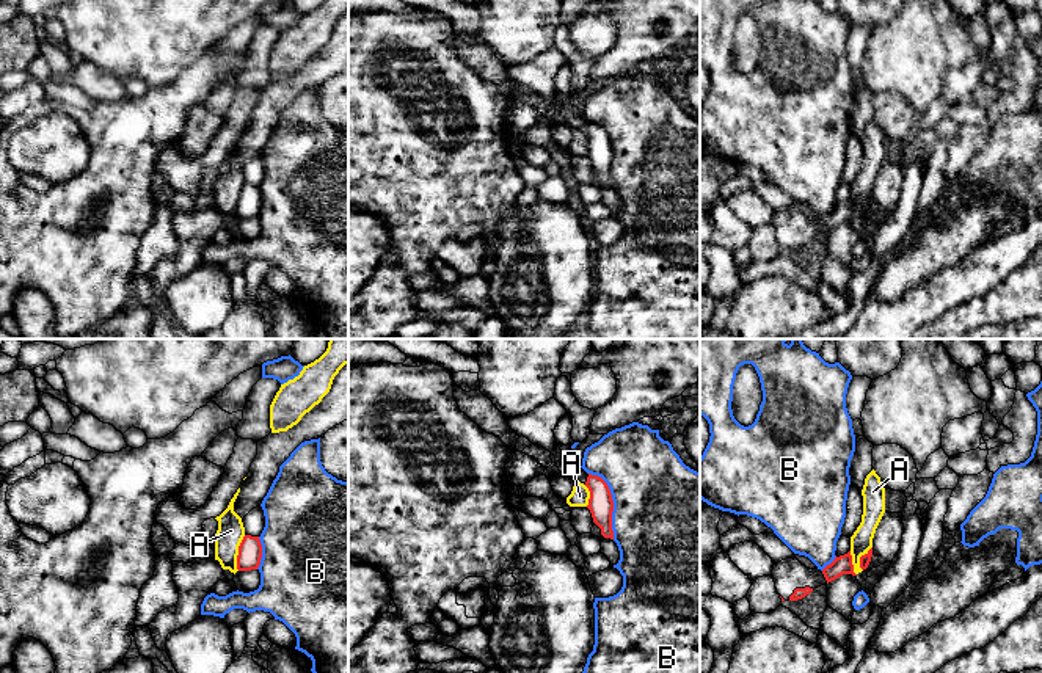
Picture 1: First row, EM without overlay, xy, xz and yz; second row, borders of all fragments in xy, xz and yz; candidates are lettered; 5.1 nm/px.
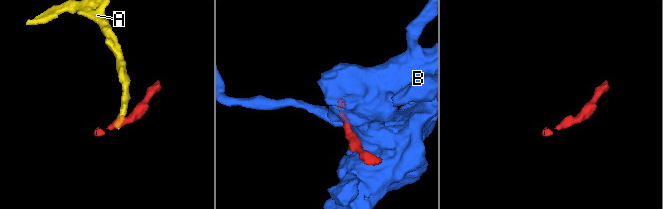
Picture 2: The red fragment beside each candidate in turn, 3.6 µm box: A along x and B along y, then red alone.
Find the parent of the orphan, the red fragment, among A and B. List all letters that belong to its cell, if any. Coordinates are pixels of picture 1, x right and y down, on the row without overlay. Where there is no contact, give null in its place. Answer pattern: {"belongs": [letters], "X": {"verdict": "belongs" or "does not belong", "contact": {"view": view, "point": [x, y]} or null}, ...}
{"belongs": [], "A": {"verdict": "does not belong", "contact": {"view": "xy", "point": [239, 201]}}, "B": {"verdict": "does not belong", "contact": {"view": "xz", "point": [612, 151]}}}

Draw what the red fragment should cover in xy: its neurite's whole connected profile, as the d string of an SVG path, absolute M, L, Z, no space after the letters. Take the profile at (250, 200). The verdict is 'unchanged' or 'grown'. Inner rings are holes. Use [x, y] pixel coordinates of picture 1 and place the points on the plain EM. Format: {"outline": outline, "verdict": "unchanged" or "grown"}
{"outline": "M245 184L237 204L237 218L251 220L257 218L262 207L262 193L259 185Z", "verdict": "unchanged"}

